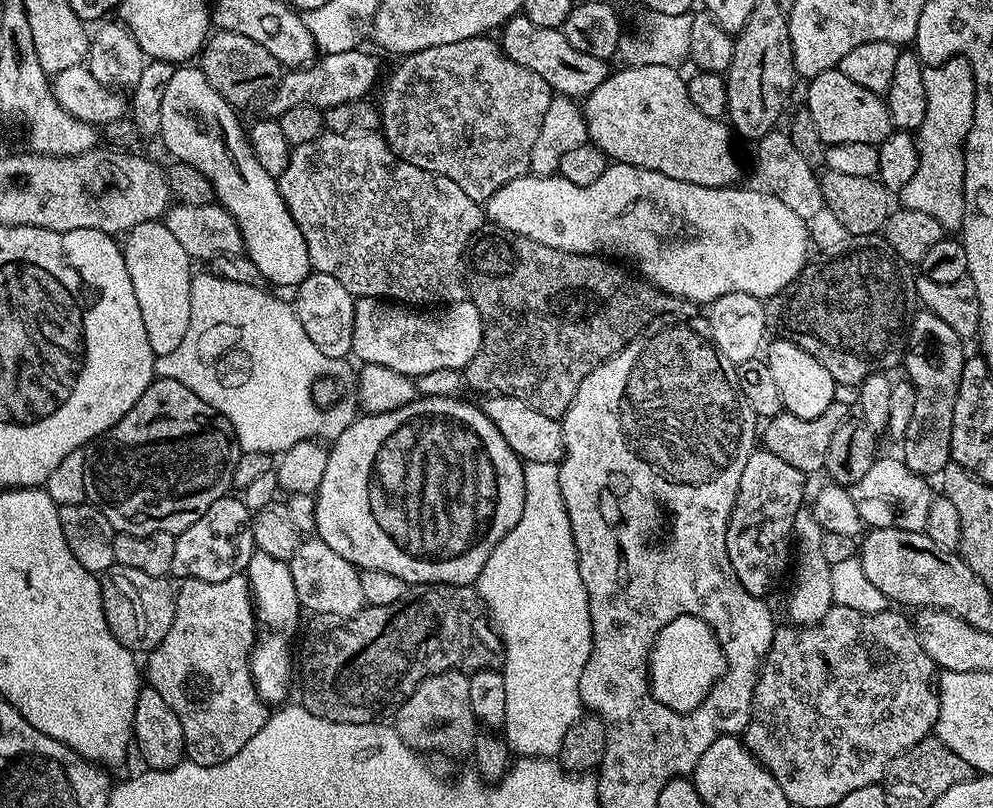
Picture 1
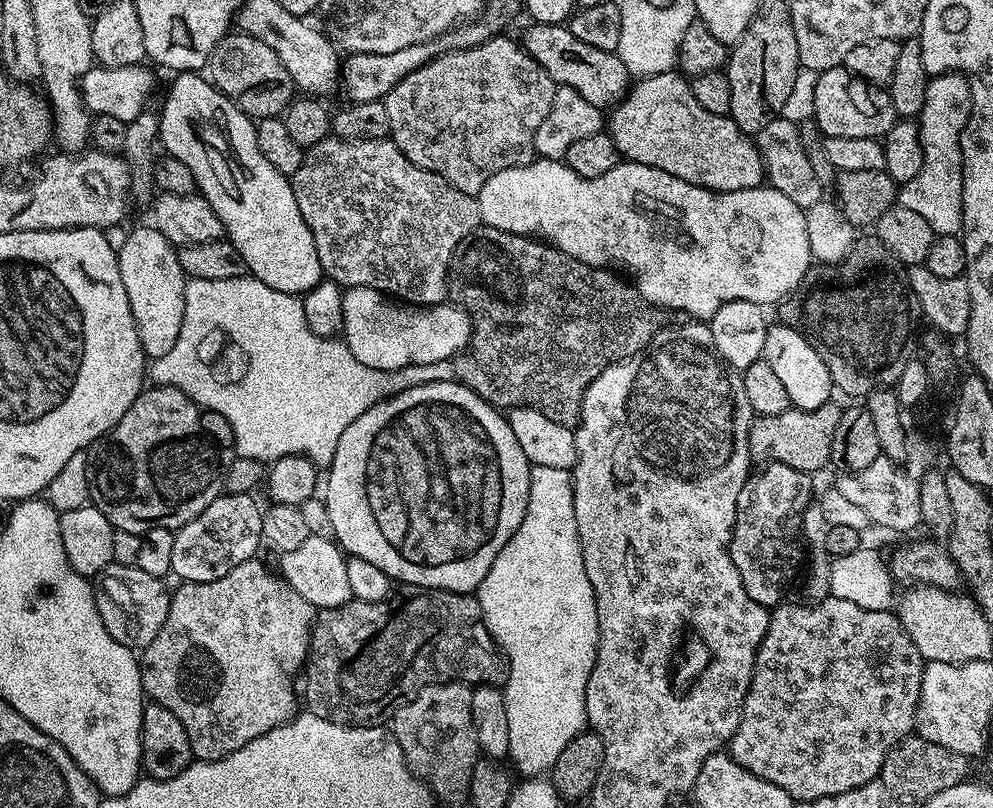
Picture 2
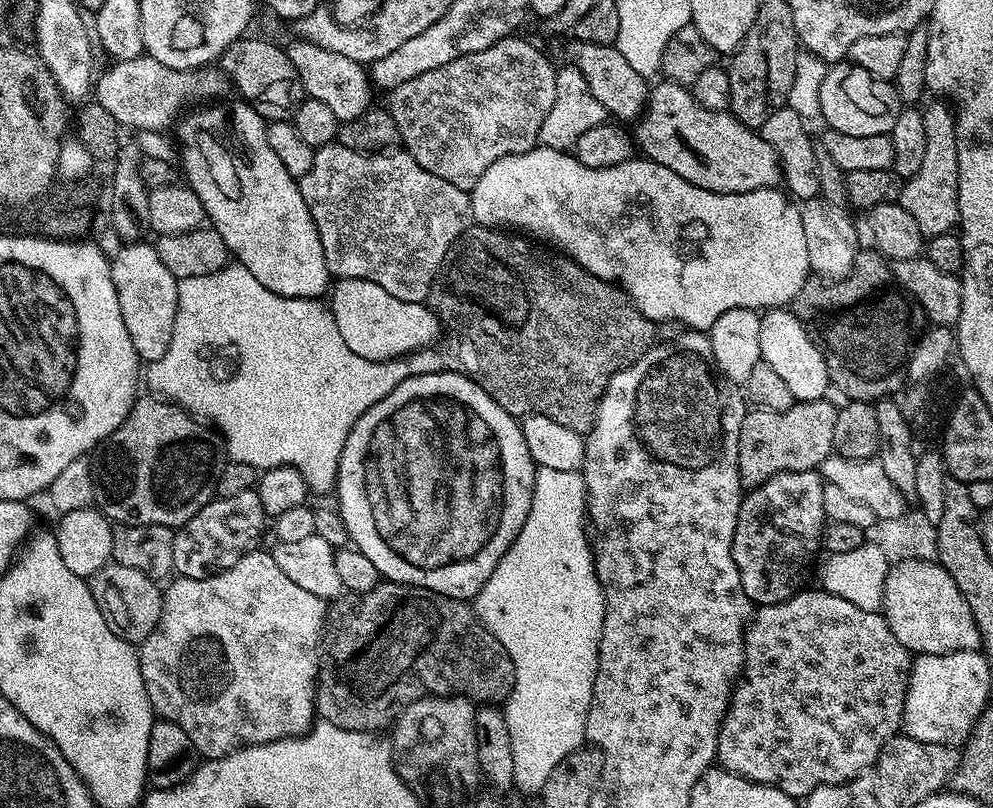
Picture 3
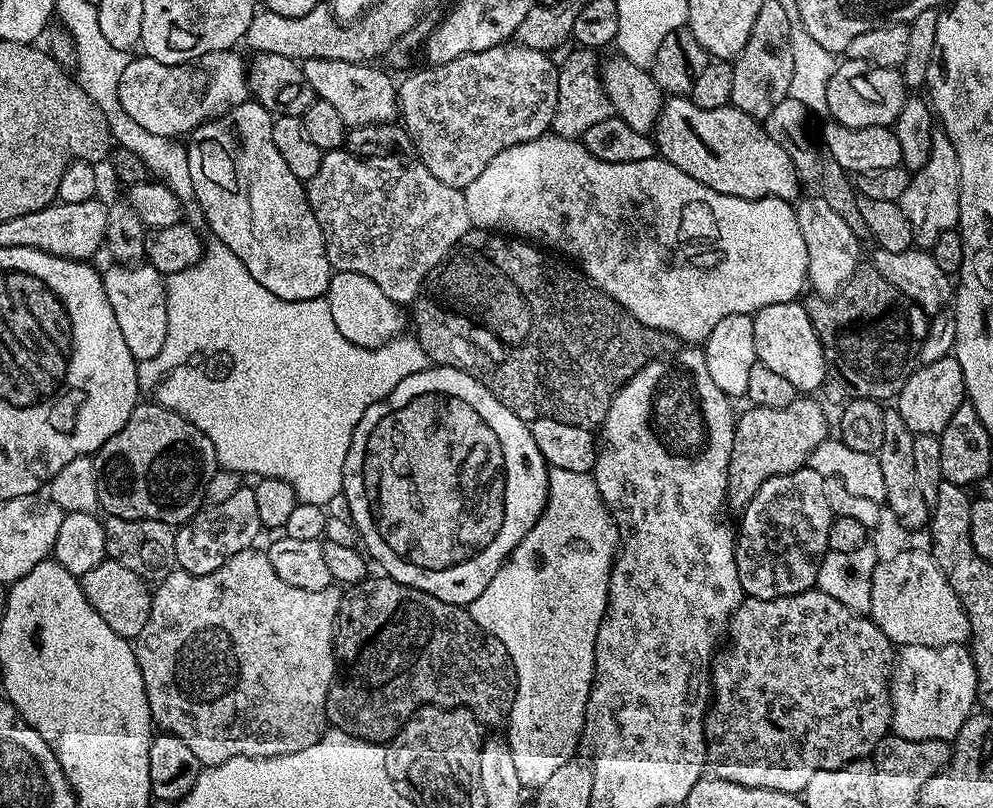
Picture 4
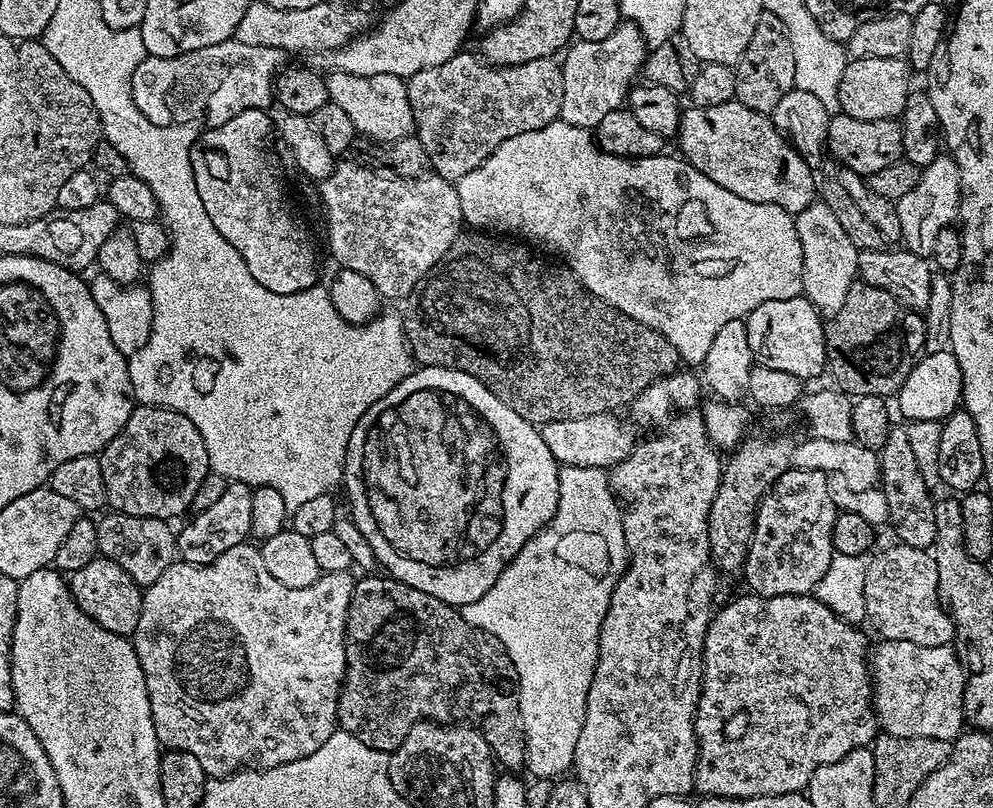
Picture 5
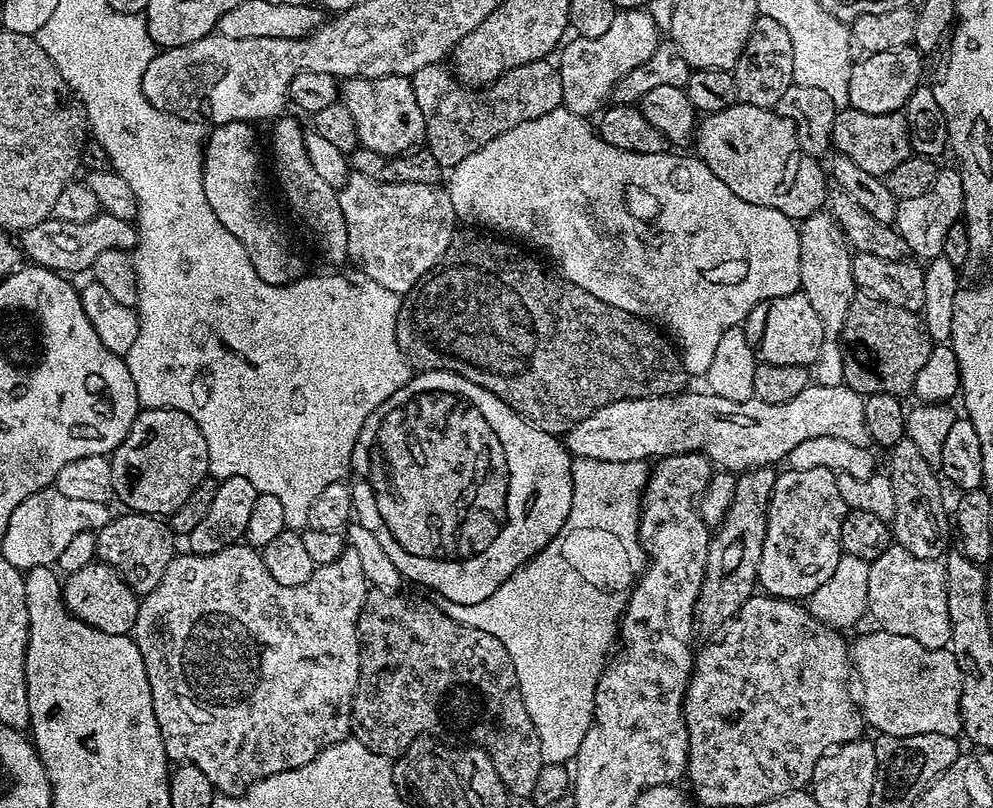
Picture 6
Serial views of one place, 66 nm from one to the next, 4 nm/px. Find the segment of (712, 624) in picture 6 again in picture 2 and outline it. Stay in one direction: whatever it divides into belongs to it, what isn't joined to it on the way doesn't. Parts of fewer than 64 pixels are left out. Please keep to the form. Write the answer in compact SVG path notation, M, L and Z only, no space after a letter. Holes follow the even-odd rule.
M829 402L818 406L818 410L802 410L789 406L782 414L756 416L748 435L748 454L757 465L785 464L816 474L819 468L828 468L832 458L834 430L838 430L841 405Z

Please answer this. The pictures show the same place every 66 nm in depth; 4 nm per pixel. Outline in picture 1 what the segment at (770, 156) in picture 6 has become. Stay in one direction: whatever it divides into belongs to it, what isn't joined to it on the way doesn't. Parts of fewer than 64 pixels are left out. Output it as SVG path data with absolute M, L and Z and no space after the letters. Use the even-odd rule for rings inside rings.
M634 64L609 74L598 90L582 100L589 141L602 149L609 161L618 164L654 170L666 174L666 178L678 178L678 182L690 182L694 186L727 188L735 185L739 181L736 179L740 176L740 164L732 153L733 133L723 119L715 120L702 114L702 110L690 102L687 79L680 77L680 72L679 67L670 65Z

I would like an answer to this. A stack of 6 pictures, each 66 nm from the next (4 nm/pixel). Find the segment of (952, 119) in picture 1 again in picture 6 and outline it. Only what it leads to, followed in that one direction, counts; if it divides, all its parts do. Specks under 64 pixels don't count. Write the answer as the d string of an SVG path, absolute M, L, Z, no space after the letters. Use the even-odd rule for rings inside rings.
M941 167L936 173L936 181L926 194L918 194L918 198L901 200L896 205L895 228L904 238L913 257L927 262L935 256L943 255L943 242L950 228L964 214L964 180L955 167ZM917 256L921 256L917 257Z

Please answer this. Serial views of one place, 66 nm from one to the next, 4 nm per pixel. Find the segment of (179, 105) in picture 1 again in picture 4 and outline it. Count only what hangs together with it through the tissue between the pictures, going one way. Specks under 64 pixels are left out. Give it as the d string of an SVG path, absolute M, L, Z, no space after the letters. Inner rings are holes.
M250 98L245 104L239 104L236 108L231 108L225 116L220 116L216 120L206 122L194 129L186 140L188 161L190 162L190 178L192 179L192 194L195 203L200 203L200 208L204 211L204 220L208 223L209 230L216 235L213 237L219 243L225 244L243 262L246 270L250 270L250 278L254 278L254 282L266 286L266 290L270 290L270 294L274 294L283 300L319 300L328 291L328 283L334 269L330 266L326 254L326 238L322 234L322 226L318 226L318 218L314 218L314 210L308 201L305 181L294 176L293 171L290 170L285 159L282 158L281 151L274 144L273 121L273 113L266 111L261 104L256 103L255 99Z

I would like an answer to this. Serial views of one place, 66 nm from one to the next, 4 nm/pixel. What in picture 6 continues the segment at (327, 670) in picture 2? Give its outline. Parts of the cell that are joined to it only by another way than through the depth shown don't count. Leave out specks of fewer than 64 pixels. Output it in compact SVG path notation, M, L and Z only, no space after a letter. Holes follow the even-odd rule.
M369 591L368 600L360 615L360 681L356 697L352 703L352 730L351 735L362 741L367 748L374 750L379 756L395 758L401 756L419 736L430 736L433 738L445 738L444 736L461 736L461 741L480 748L494 762L494 770L498 770L498 778L506 781L509 789L520 788L533 774L541 772L545 766L544 755L540 752L540 739L536 733L534 722L526 710L526 702L522 698L522 690L518 682L518 674L514 670L514 662L494 638L494 634L486 634L486 630L474 630L474 626L466 626L454 618L450 618L443 607L435 608L424 600L411 600L408 596L400 596L399 591L377 592Z

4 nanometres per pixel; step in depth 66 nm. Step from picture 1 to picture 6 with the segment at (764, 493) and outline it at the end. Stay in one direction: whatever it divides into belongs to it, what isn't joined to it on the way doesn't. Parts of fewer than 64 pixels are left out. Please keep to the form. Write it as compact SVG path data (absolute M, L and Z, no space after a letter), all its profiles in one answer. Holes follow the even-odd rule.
M829 468L781 471L772 487L766 518L762 558L758 558L759 587L780 600L803 601L838 570L842 518L850 511L838 492L836 473Z

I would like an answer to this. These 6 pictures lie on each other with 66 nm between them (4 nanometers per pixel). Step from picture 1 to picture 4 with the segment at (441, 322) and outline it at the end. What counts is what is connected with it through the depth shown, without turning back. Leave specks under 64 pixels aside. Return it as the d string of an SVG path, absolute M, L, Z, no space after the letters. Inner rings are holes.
M333 271L326 299L330 306L330 315L334 318L334 326L338 326L338 332L356 346L380 348L405 331L405 309L386 298L382 286L378 286L378 282L370 282L366 274Z

